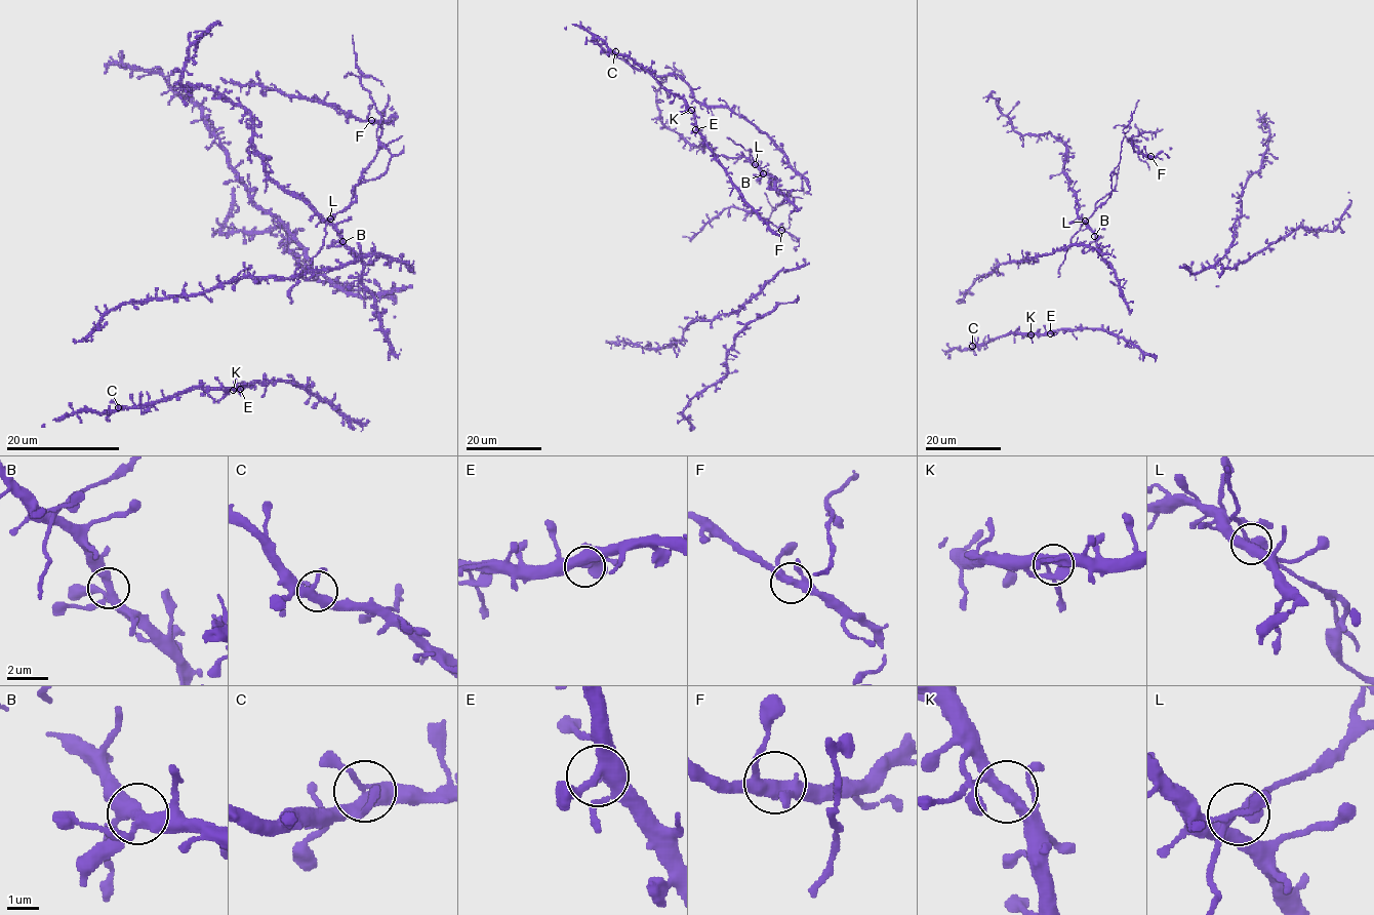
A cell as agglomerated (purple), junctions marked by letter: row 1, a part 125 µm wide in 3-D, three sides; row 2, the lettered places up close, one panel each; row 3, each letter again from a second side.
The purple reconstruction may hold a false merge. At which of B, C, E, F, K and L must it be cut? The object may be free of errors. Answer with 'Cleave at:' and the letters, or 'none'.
Cleave at: L

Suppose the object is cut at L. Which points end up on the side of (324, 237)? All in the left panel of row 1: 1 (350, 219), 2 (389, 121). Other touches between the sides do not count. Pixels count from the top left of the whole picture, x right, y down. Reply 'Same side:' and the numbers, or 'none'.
Same side: none

